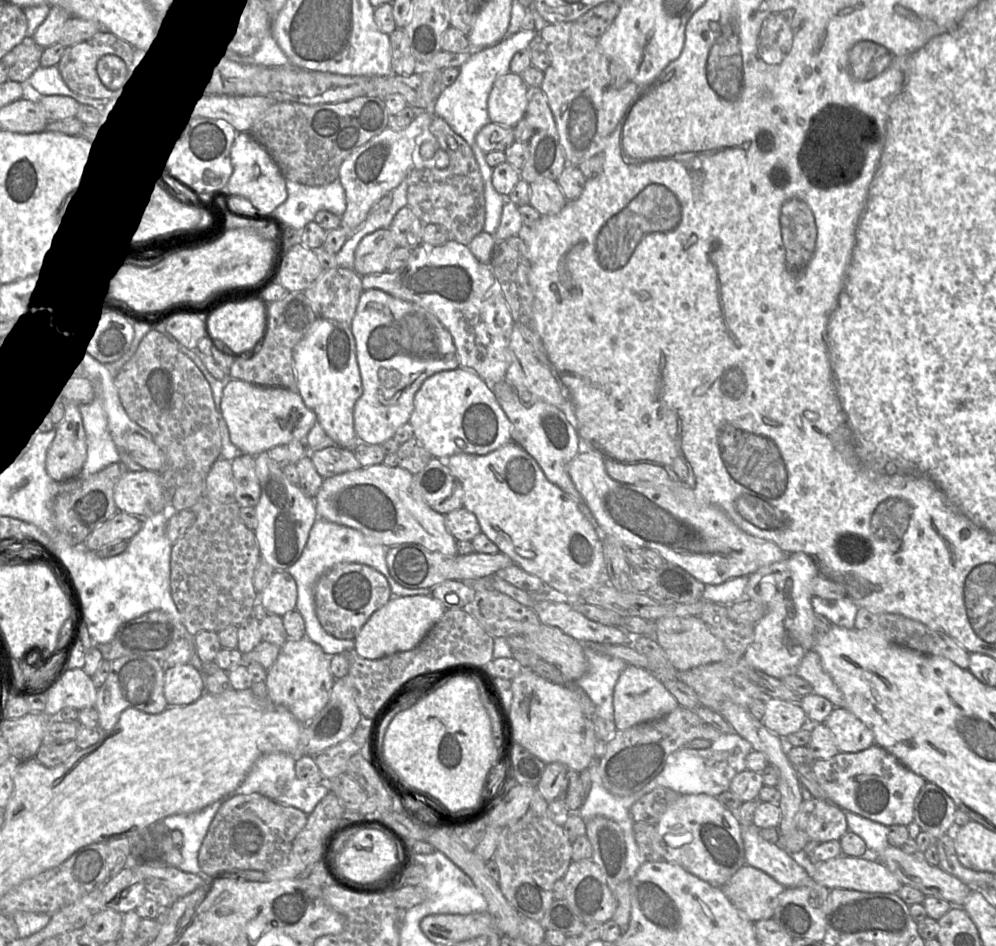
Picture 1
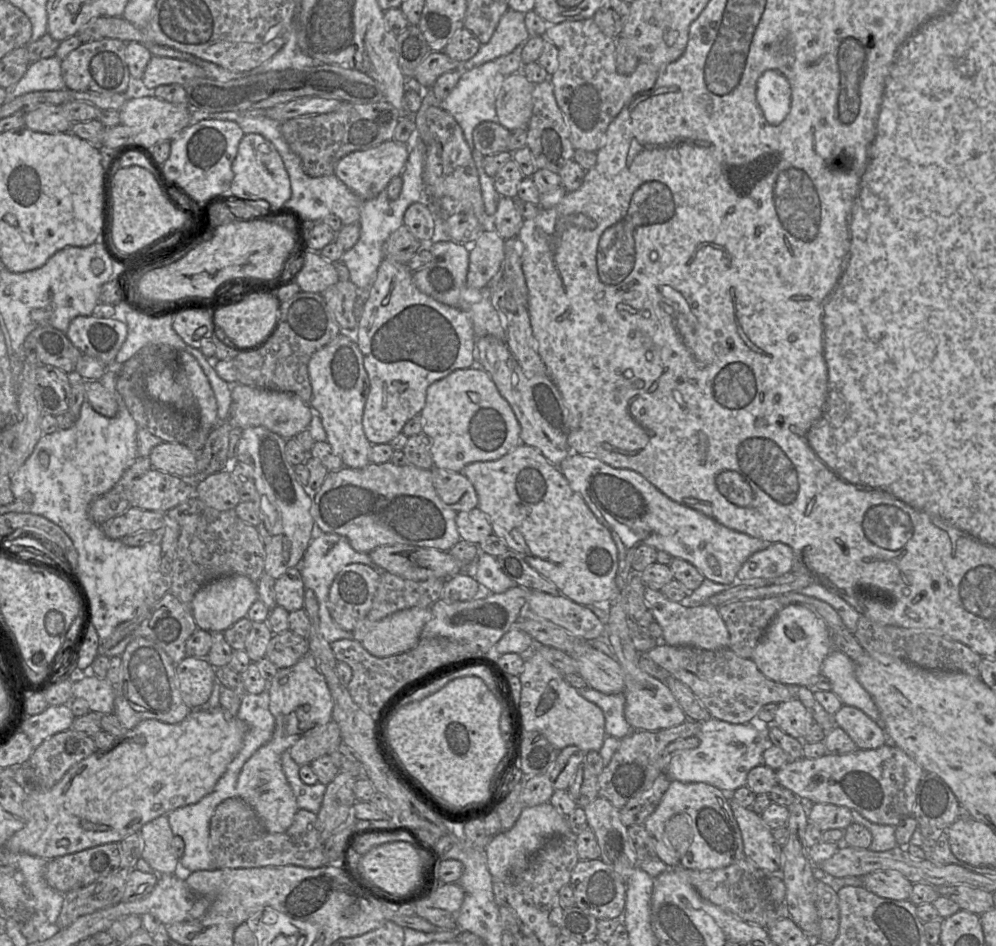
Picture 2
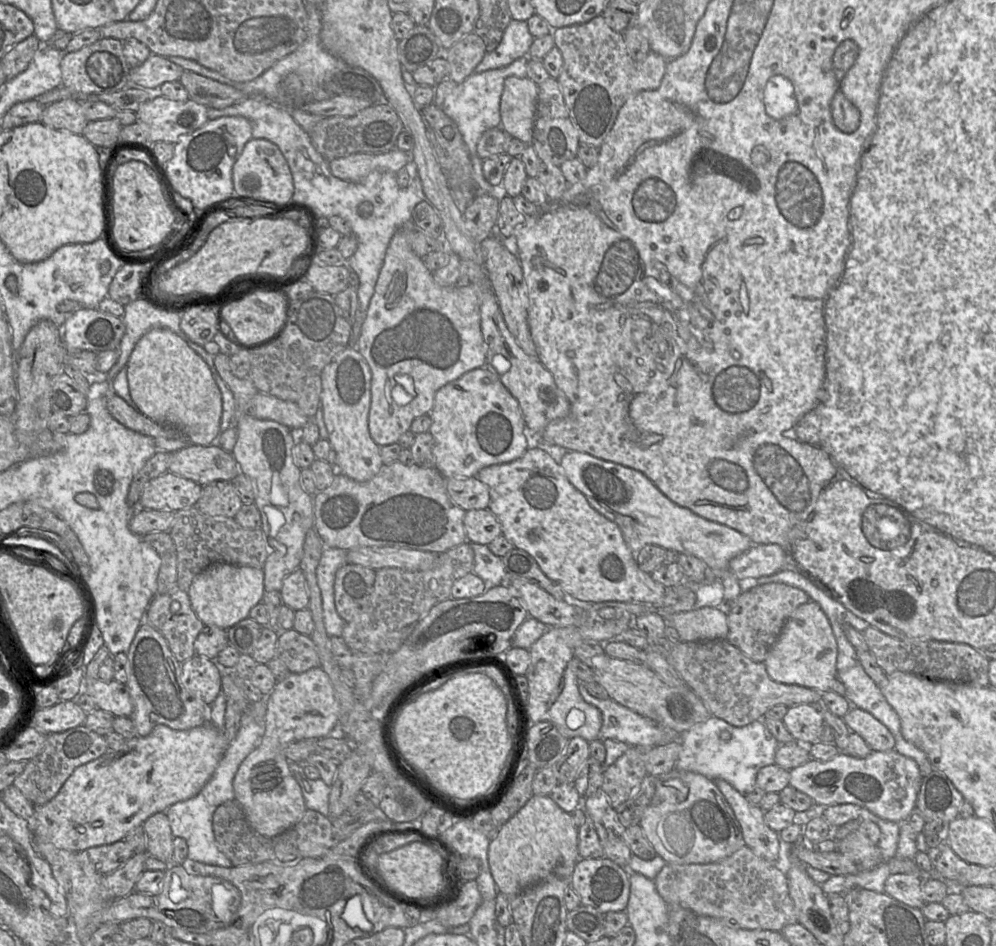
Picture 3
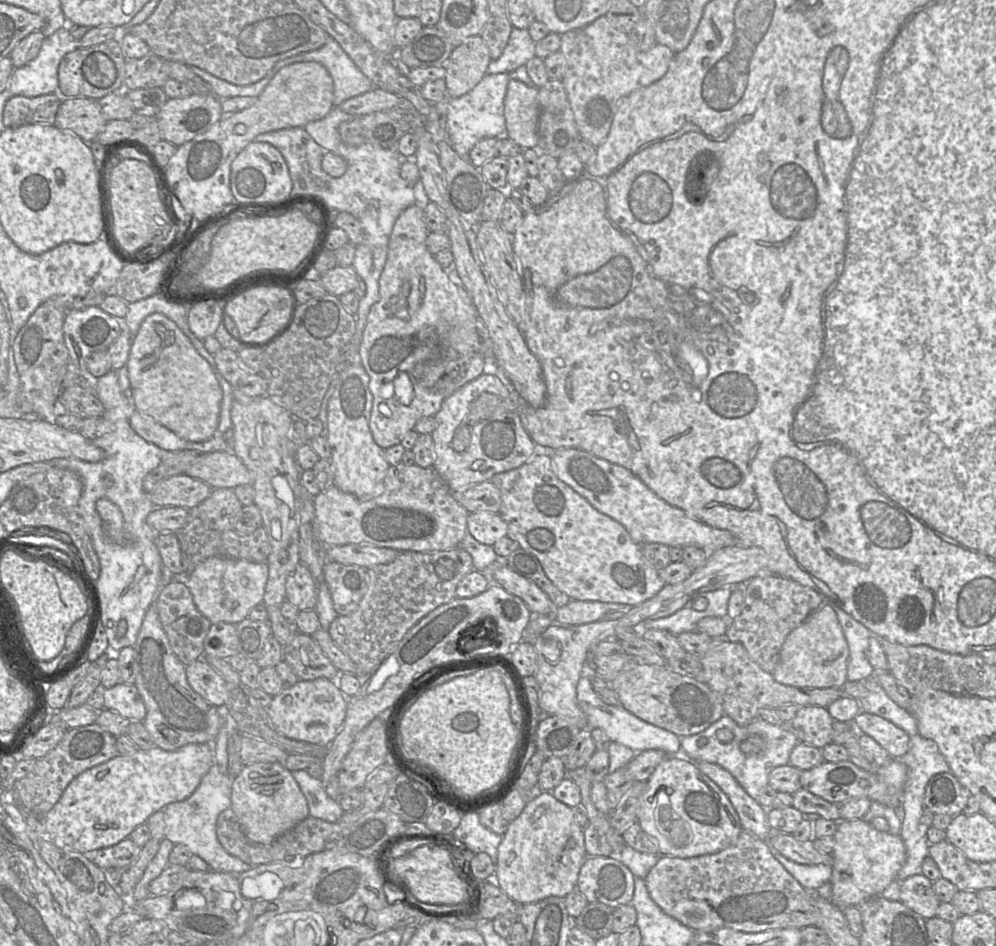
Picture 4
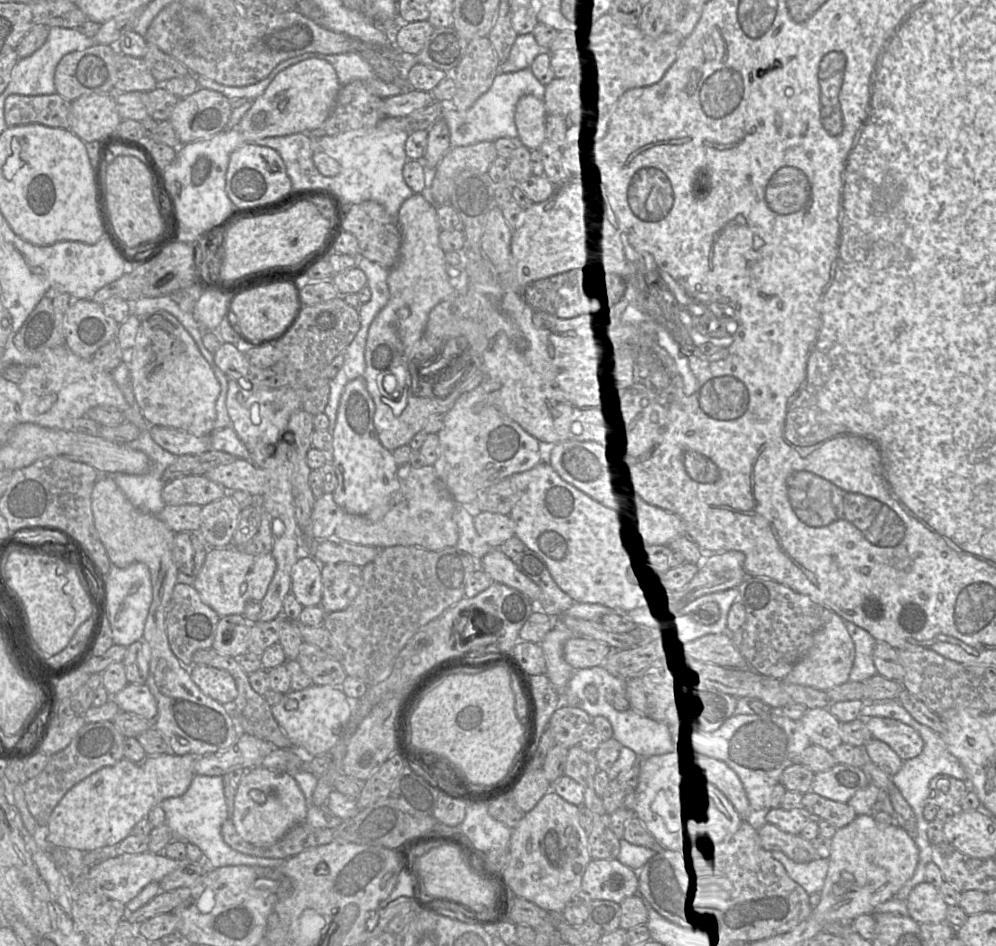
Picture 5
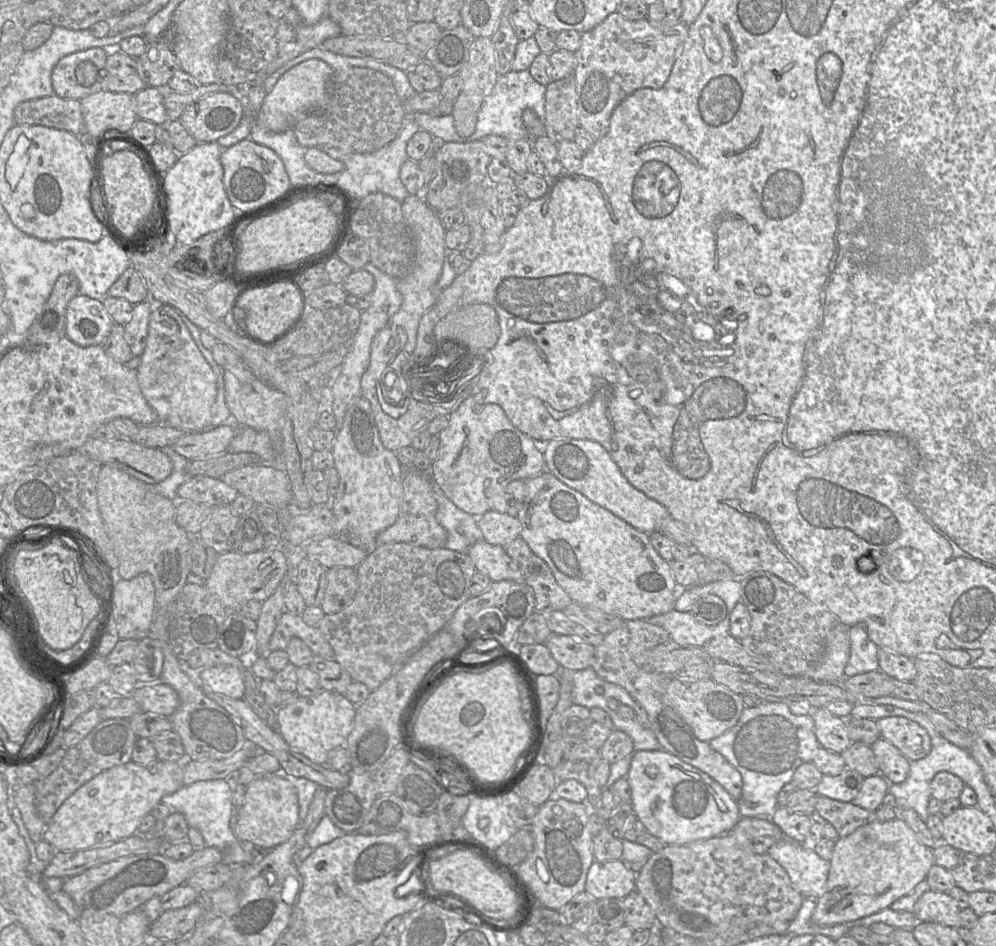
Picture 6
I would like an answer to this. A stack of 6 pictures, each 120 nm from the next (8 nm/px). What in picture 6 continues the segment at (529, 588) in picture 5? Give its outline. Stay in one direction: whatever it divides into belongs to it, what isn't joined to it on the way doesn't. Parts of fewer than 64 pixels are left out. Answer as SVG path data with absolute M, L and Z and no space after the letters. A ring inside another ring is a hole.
M482 539L470 546L467 554L476 571L487 575L492 582L512 580L524 583L519 565L508 556L504 547Z

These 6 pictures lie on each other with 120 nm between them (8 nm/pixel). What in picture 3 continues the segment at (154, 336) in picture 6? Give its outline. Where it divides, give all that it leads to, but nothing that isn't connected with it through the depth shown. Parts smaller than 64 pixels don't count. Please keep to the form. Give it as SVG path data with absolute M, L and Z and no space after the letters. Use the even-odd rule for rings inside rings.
M153 328L135 345L126 365L128 388L136 409L172 427L191 444L209 446L220 434L222 395L207 363L168 328Z

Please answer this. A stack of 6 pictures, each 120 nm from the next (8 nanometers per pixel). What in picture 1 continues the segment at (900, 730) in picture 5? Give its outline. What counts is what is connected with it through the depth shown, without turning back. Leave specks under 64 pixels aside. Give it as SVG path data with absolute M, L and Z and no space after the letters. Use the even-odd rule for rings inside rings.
M834 707L824 723L833 733L839 752L855 753L875 744L873 732L845 707Z

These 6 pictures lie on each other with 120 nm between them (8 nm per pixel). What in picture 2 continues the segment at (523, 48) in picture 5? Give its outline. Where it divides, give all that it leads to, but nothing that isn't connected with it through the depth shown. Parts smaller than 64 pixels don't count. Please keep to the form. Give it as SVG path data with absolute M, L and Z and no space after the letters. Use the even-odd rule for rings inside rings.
M508 8L501 17L491 39L481 44L477 53L459 64L461 71L471 70L488 61L511 53L520 43L530 37L525 25L525 14Z

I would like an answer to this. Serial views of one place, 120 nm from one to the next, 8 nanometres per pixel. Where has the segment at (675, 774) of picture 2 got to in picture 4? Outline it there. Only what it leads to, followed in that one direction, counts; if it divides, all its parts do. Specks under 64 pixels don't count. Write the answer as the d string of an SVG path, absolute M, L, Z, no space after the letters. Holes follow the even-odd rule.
M726 715L698 734L680 737L683 756L692 761L706 761L724 768L754 800L758 800L768 785L770 772L776 767L789 764L791 751L798 742L790 727L775 726L756 718L747 725L740 726ZM723 728L733 733L733 739L729 743L722 743L716 737L716 732Z

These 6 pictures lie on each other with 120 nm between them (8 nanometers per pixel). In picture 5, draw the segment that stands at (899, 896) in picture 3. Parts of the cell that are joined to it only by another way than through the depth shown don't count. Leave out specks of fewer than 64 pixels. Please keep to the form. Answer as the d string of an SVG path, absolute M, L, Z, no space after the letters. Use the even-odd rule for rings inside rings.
M924 881L916 885L905 900L909 916L916 922L946 922L948 905L938 888Z

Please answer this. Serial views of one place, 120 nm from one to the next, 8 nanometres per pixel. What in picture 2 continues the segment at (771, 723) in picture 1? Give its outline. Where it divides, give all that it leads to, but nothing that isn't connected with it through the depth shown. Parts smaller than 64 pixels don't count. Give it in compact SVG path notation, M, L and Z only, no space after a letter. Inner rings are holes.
M793 698L778 704L773 724L793 738L802 740L814 722L810 711L801 701Z

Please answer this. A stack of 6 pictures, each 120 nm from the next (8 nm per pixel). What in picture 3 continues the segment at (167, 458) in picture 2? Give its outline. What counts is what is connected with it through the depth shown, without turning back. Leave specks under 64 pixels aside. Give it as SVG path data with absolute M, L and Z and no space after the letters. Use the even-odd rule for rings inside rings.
M213 443L209 446L190 444L171 453L168 471L205 486L217 481L232 481L240 468L232 453Z

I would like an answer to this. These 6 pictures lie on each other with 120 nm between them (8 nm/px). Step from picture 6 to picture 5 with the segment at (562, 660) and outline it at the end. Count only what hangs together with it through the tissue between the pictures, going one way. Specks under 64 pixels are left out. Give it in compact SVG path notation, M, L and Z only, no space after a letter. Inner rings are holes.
M573 637L563 646L563 658L574 669L601 666L612 649L601 641Z

